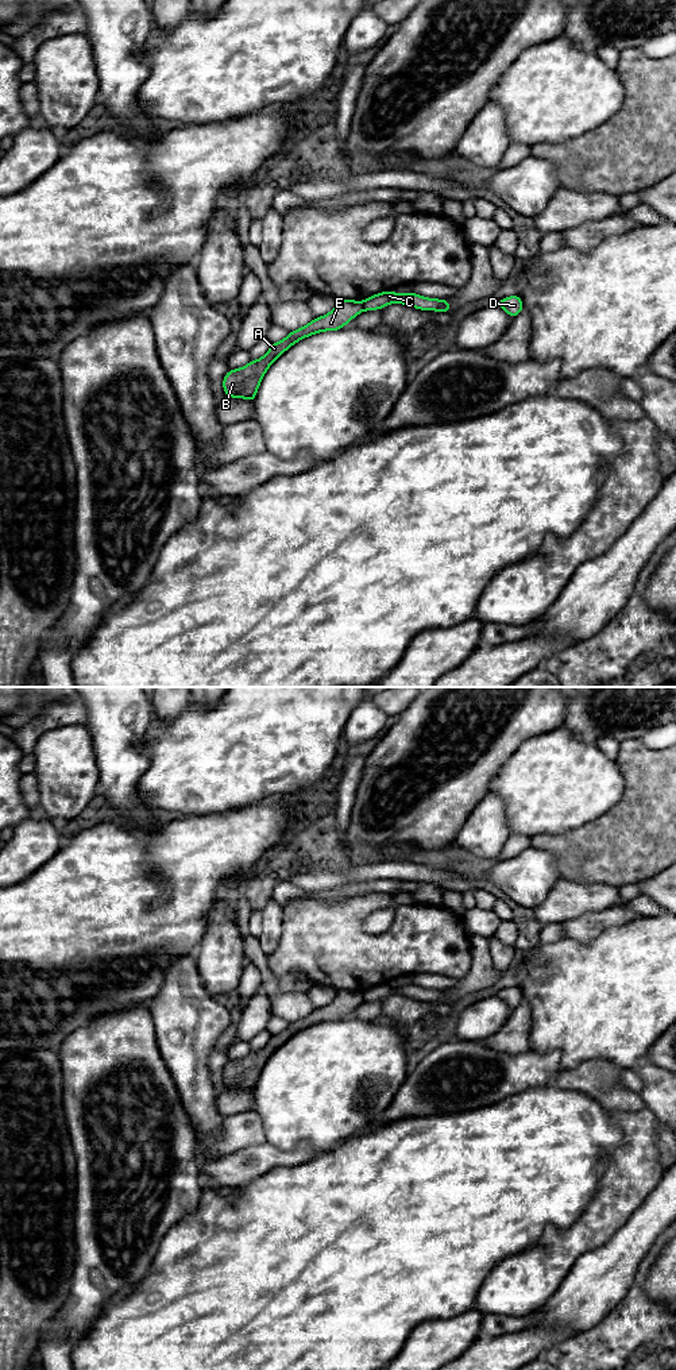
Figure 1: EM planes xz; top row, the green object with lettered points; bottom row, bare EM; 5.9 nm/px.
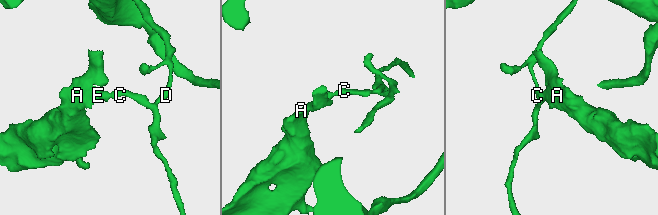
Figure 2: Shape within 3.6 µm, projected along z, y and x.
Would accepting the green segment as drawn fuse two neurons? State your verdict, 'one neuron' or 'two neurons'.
two neurons

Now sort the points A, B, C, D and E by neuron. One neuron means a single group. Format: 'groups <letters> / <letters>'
groups A B E / C D

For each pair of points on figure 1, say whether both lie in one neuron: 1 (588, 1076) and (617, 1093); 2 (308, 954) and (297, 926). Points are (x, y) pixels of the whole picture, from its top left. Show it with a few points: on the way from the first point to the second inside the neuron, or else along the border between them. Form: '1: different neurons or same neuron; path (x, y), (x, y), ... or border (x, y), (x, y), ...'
1: same neuron; path (595, 1080), (610, 1093)
2: same neuron; path (308, 948), (308, 937), (304, 933)

